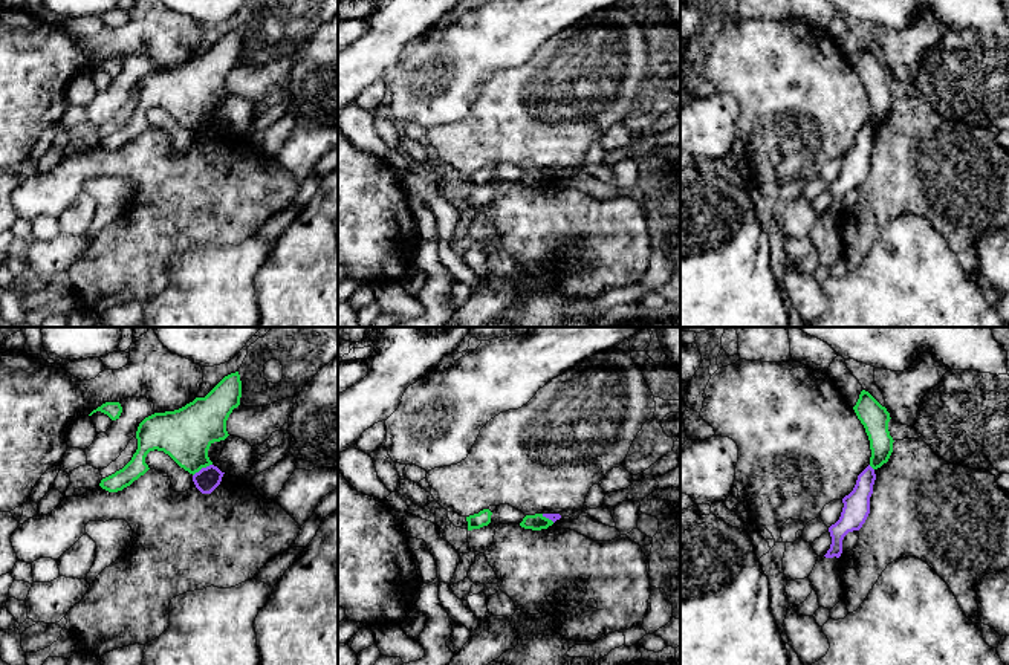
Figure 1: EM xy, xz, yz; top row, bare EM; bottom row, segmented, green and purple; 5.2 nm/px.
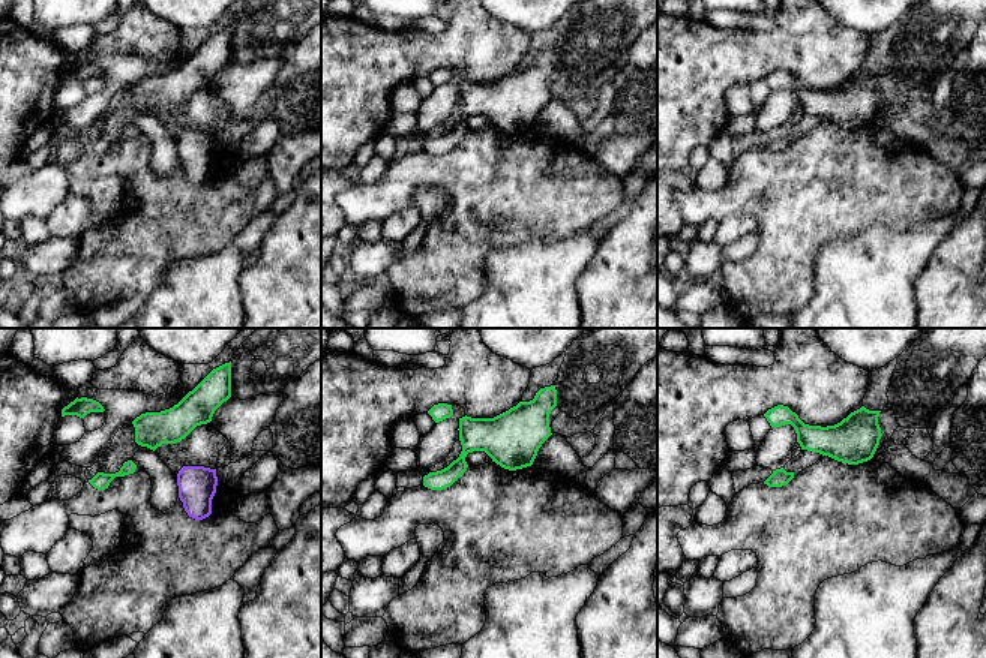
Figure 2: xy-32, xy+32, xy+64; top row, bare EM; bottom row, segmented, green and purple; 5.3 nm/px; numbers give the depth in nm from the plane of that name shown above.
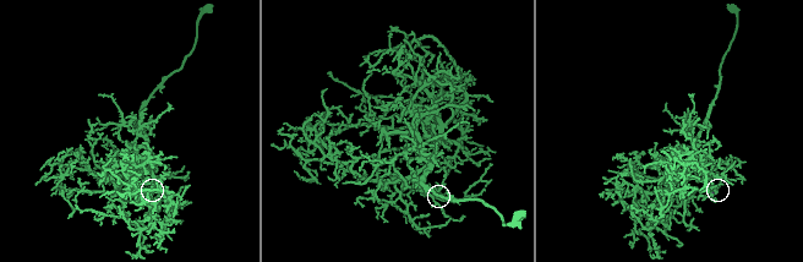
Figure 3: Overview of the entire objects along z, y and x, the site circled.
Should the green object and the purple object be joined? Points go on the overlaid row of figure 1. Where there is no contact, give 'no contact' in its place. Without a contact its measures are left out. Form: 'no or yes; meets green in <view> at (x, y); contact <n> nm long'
no; meets green in xy at (202, 467); contact 120 nm long

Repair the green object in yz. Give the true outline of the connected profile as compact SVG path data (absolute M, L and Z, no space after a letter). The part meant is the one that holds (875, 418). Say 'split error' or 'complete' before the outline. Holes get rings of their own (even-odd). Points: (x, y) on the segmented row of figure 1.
complete | M862 390L853 407L870 440L870 466L881 468L893 453L893 437L888 431L890 413L868 391Z

